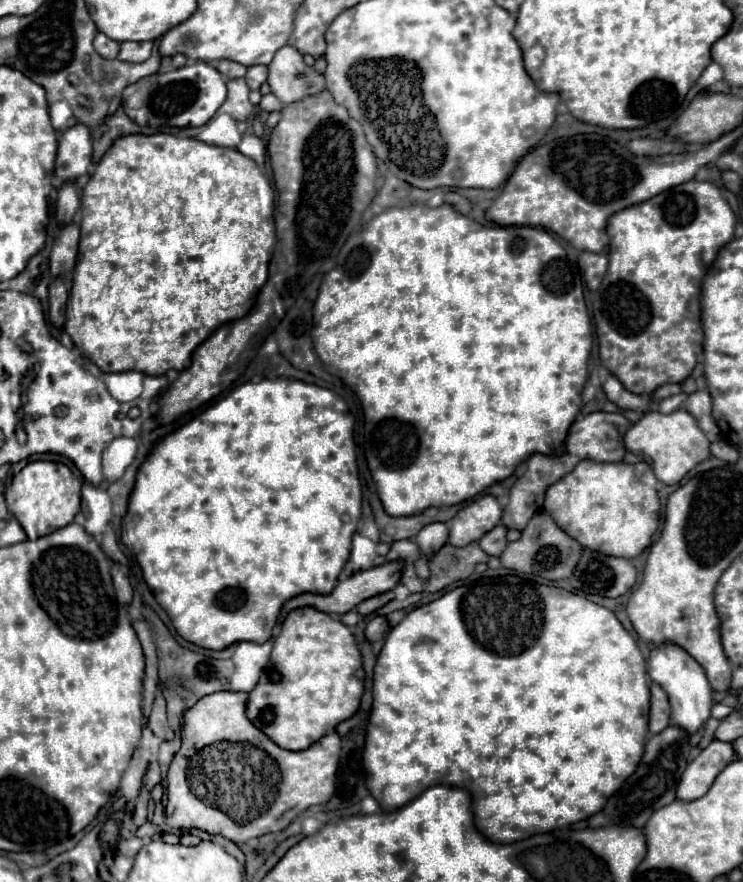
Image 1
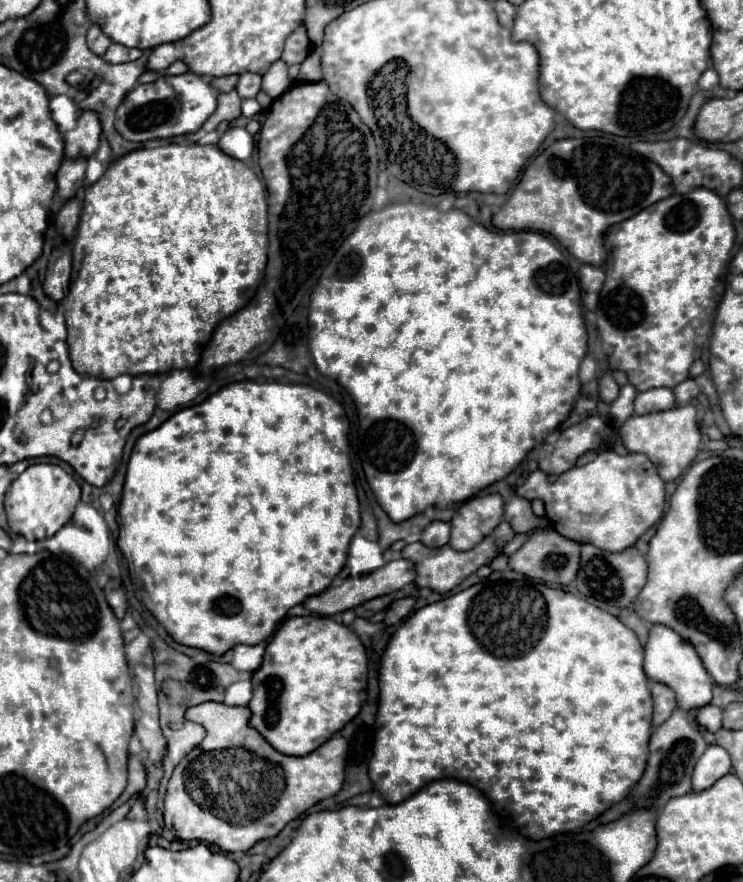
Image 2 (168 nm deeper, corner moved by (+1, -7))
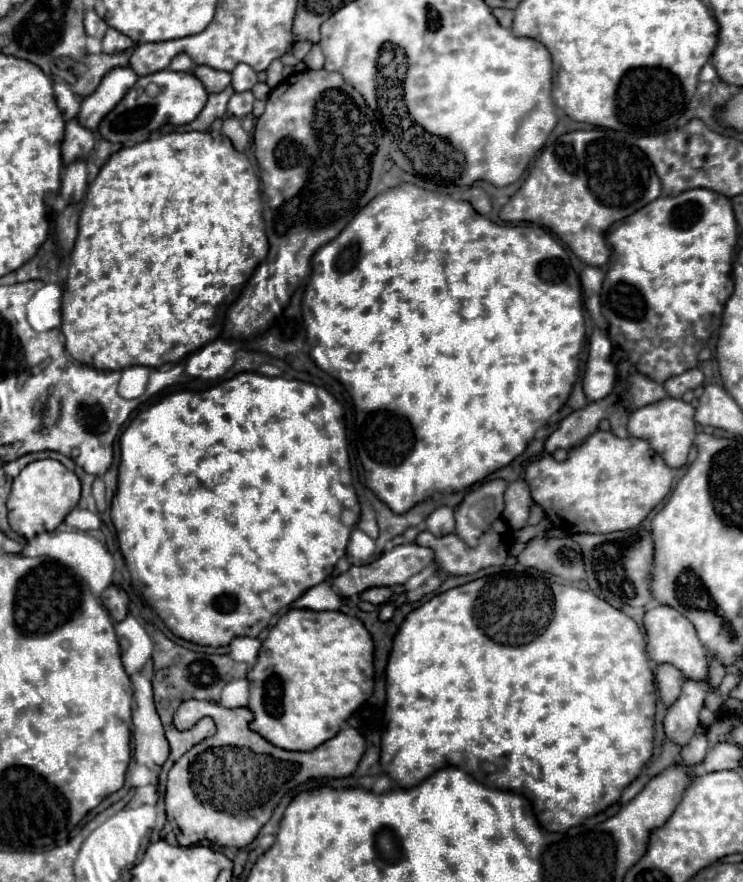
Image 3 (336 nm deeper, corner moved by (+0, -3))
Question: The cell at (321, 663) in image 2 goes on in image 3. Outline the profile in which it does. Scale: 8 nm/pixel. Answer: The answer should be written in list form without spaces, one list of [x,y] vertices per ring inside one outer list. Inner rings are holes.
[[[288,610],[270,628],[268,638],[262,642],[258,662],[248,672],[250,702],[254,720],[250,728],[270,744],[284,750],[314,750],[328,738],[334,738],[348,716],[368,700],[374,690],[374,642],[370,632],[358,618],[342,612],[314,612],[314,610]]]

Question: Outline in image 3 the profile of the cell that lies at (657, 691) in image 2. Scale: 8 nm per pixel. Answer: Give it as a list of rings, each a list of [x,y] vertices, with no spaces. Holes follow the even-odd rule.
[[[658,664],[658,668],[656,668],[656,684],[658,684],[658,694],[662,698],[662,704],[666,708],[676,702],[676,698],[680,694],[680,688],[682,688],[682,682],[684,682],[684,676],[676,666]]]

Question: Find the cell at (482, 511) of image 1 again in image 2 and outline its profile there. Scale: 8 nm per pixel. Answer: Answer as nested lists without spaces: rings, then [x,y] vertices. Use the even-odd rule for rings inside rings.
[[[499,494],[467,500],[451,520],[449,546],[455,550],[471,550],[493,532],[501,522],[501,516],[503,500]]]

